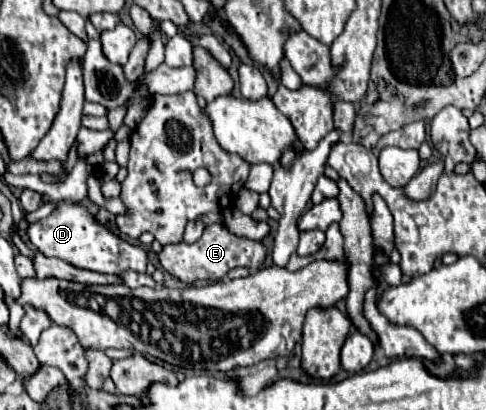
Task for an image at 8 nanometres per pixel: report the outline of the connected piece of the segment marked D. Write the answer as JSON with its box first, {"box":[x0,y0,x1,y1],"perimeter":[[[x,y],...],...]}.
{"box":[29,202,147,274],"perimeter":[[[59,202],[57,208],[43,220],[29,224],[29,242],[47,258],[61,258],[75,268],[93,270],[101,274],[123,274],[125,270],[145,272],[147,254],[141,246],[133,246],[113,234],[107,226],[99,224],[93,214],[75,202]]]}

